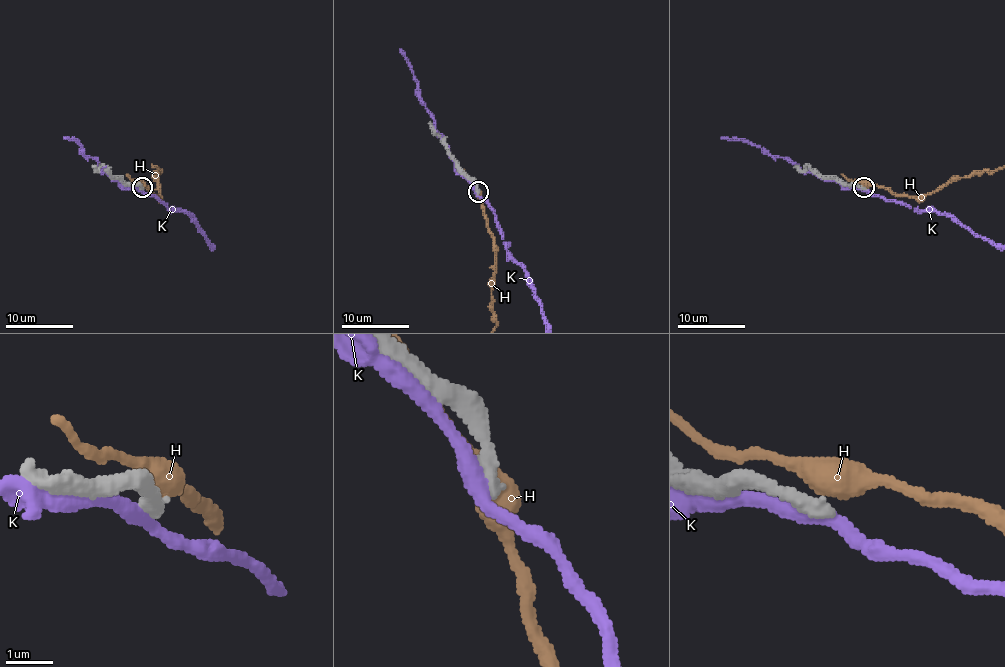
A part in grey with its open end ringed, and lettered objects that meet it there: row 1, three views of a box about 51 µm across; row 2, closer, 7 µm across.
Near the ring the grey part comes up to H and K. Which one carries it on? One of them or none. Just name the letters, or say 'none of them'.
none of them

